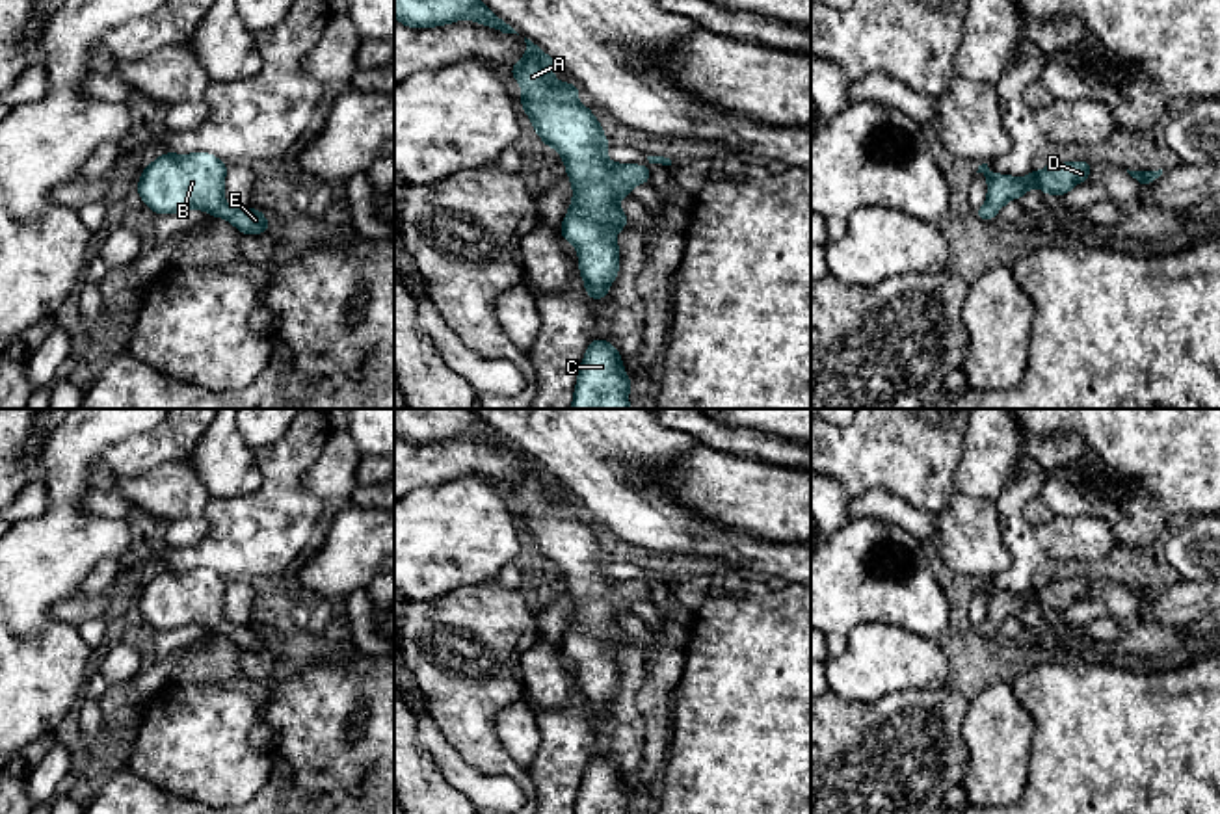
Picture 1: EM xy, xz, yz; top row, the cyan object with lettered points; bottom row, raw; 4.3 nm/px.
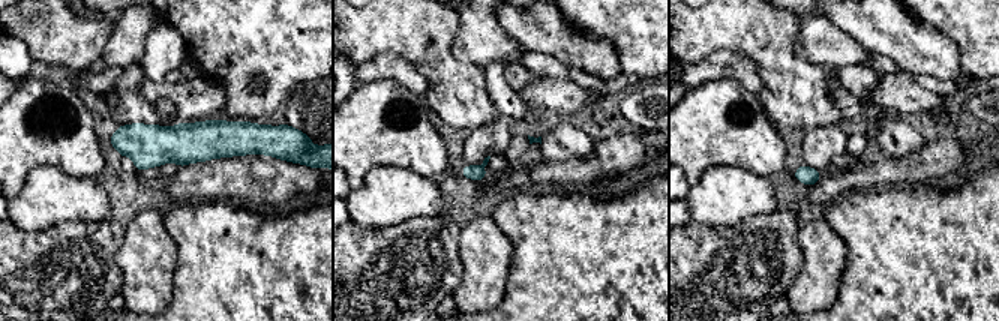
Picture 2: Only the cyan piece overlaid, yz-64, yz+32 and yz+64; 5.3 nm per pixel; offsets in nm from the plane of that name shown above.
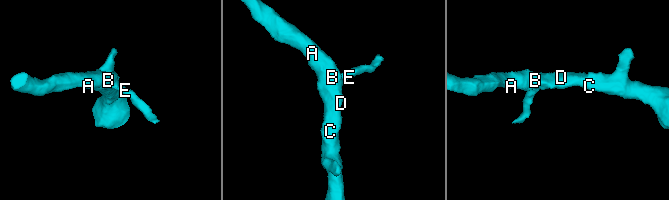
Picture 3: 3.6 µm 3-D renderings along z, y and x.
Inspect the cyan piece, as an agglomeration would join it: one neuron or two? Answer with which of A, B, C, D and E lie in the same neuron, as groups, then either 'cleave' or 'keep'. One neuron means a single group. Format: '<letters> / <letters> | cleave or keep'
A B C D E | keep

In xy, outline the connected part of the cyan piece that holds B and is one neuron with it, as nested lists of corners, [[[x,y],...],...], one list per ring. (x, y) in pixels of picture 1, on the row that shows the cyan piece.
[[[166,152],[149,164],[136,191],[154,214],[175,214],[190,208],[223,217],[242,234],[262,234],[270,223],[257,208],[231,208],[225,204],[227,164],[210,152]]]

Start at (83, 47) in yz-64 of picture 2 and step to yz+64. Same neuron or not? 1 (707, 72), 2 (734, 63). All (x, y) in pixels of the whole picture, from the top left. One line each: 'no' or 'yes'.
1: no
2: no

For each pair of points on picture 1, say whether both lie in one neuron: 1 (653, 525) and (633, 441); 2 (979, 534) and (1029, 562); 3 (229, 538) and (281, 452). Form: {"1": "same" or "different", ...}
{"1": "same", "2": "different", "3": "same"}

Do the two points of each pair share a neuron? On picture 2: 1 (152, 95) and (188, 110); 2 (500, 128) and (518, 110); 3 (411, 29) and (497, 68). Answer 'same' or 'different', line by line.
1: same
2: same
3: different

